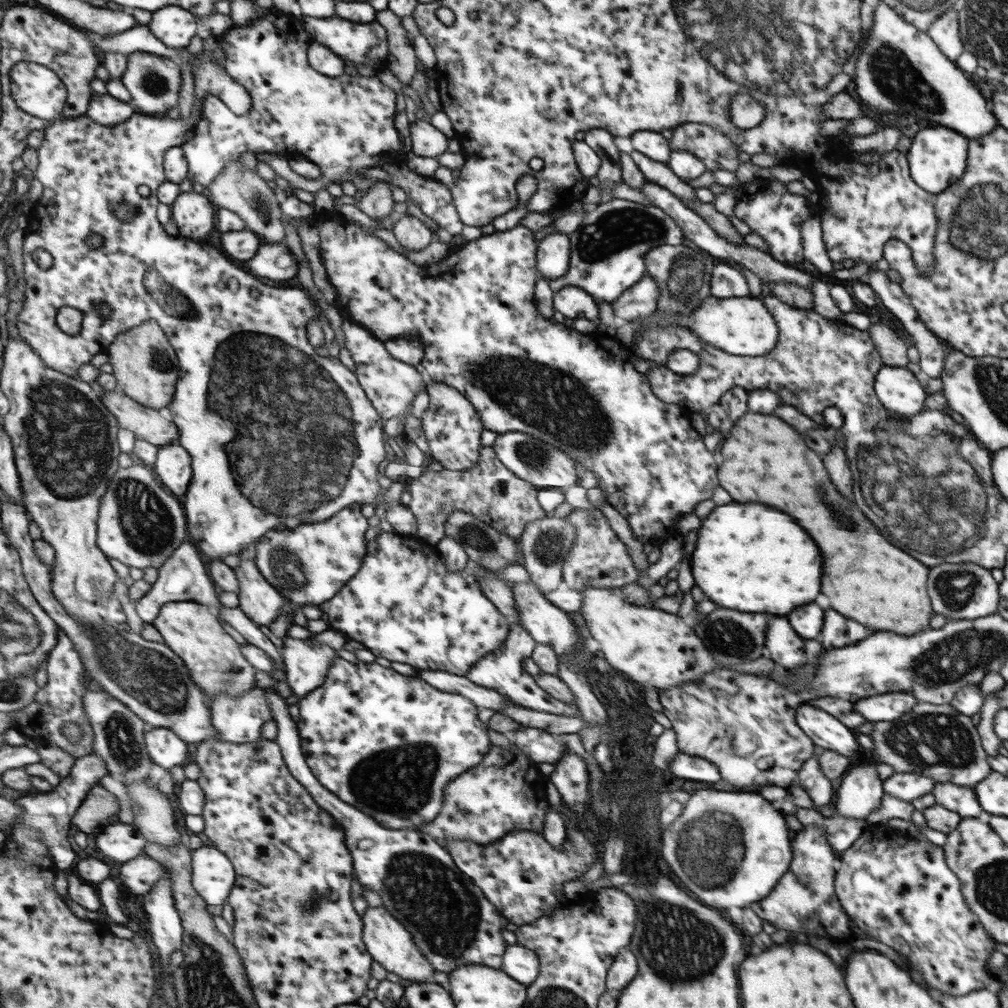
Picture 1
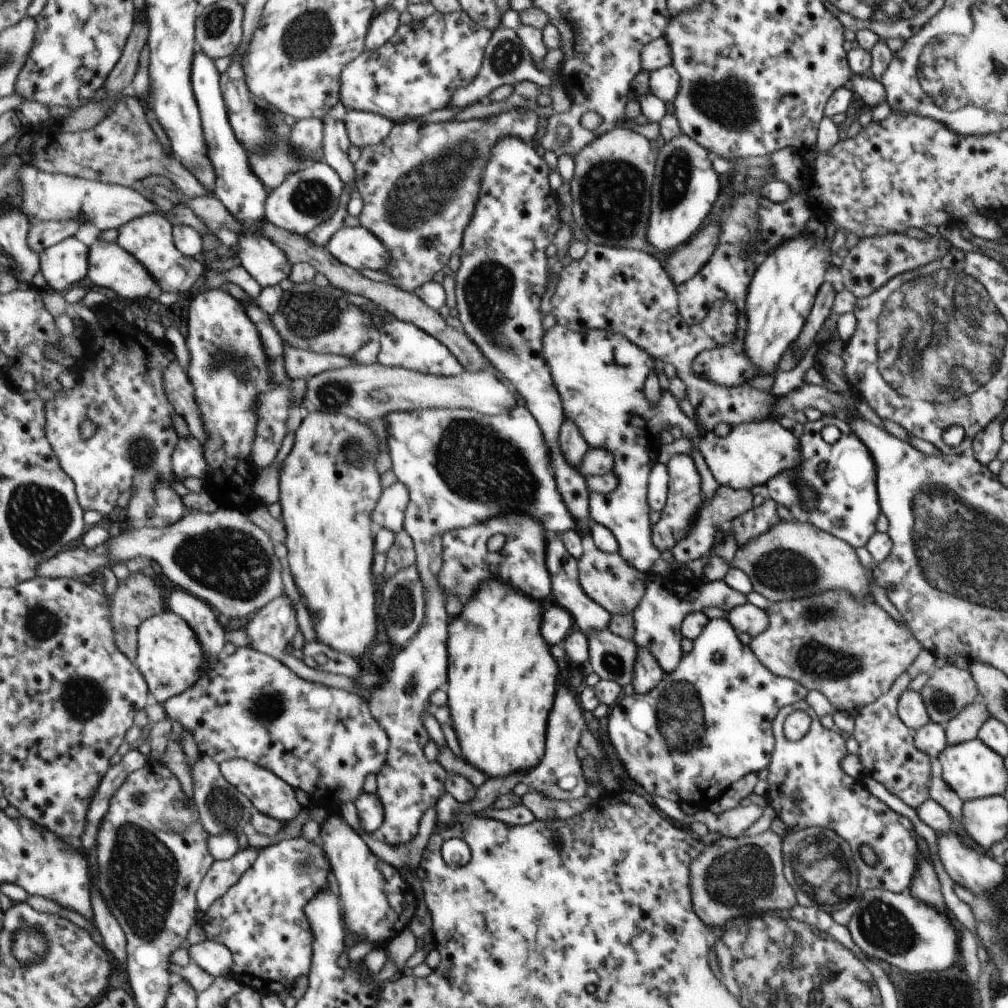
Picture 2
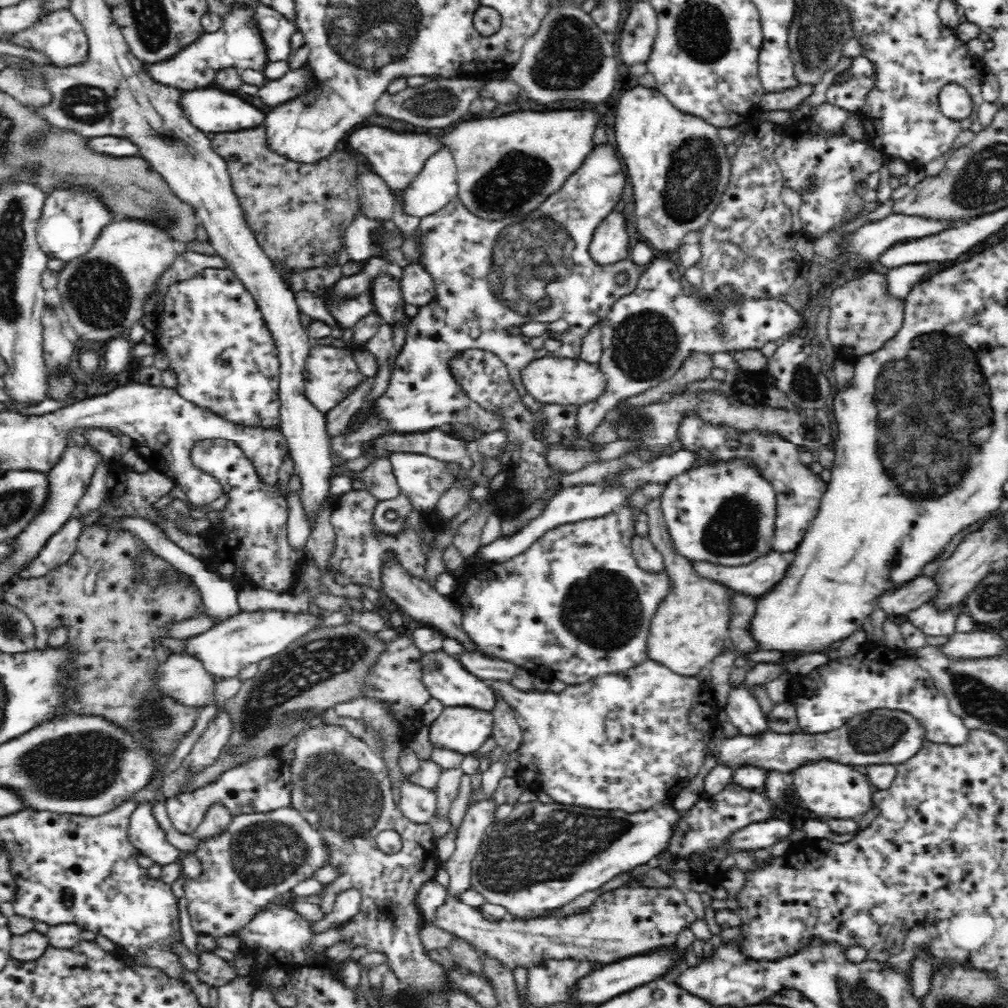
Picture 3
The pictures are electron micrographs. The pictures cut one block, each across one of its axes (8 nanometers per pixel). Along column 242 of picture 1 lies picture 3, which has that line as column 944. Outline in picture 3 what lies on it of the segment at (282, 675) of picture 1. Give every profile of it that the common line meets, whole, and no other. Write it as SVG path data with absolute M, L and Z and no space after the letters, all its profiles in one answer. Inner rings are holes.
M934 599L908 612L906 618L926 635L950 636L954 632L954 614L950 609L938 609L938 604L935 604Z

